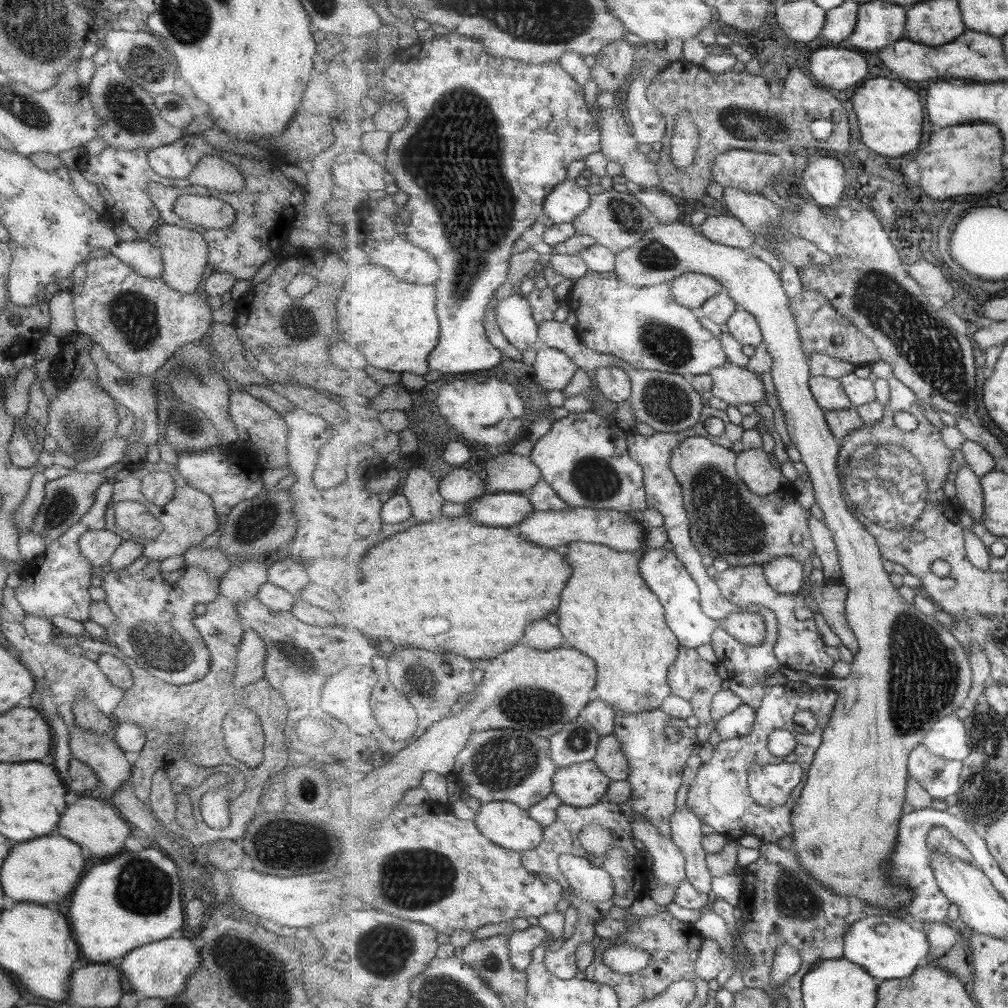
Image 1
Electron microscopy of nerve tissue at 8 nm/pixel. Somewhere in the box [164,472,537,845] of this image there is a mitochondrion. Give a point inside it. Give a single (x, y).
(419, 677)

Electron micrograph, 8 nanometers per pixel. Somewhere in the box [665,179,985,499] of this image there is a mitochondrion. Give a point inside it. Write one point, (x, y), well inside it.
(932, 351)

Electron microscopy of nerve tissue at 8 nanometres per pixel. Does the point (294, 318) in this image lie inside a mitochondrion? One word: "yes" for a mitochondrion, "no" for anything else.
yes

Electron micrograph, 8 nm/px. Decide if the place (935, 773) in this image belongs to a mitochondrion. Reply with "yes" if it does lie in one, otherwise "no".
yes

